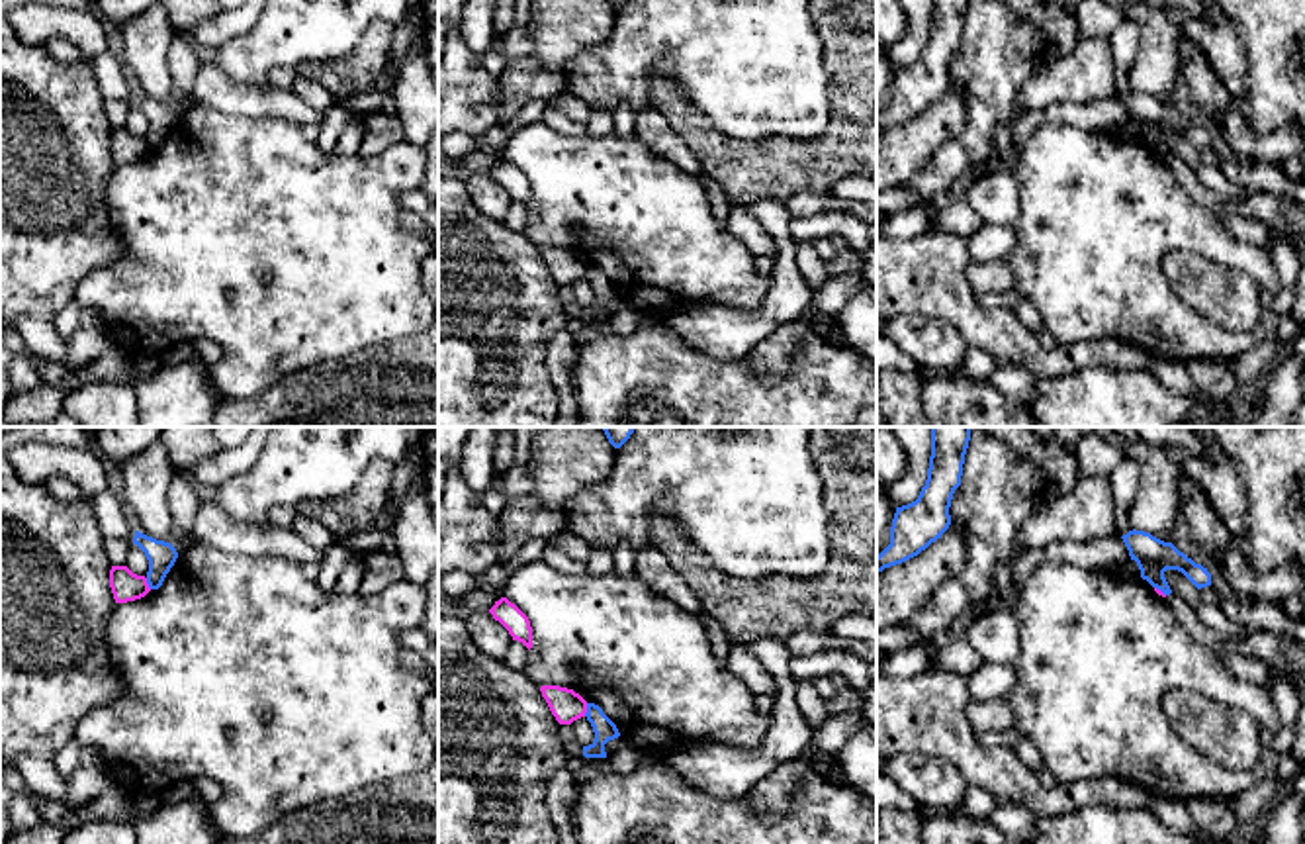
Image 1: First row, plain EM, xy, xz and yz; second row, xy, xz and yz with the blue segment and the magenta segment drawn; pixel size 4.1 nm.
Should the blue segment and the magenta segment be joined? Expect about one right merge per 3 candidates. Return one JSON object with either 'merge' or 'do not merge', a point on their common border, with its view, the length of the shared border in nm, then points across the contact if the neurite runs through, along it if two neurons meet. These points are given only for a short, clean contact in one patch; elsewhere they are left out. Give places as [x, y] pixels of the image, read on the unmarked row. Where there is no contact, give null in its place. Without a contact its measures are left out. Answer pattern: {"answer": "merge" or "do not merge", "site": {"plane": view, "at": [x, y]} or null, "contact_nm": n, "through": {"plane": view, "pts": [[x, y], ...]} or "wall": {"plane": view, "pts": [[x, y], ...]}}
{"answer": "do not merge", "site": {"plane": "xz", "at": [587, 271]}, "contact_nm": 60, "wall": {"plane": "xz", "pts": [[587, 265], [584, 277]]}}

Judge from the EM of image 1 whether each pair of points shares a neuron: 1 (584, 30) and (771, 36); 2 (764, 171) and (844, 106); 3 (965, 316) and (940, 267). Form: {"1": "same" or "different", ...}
{"1": "different", "2": "same", "3": "same"}

